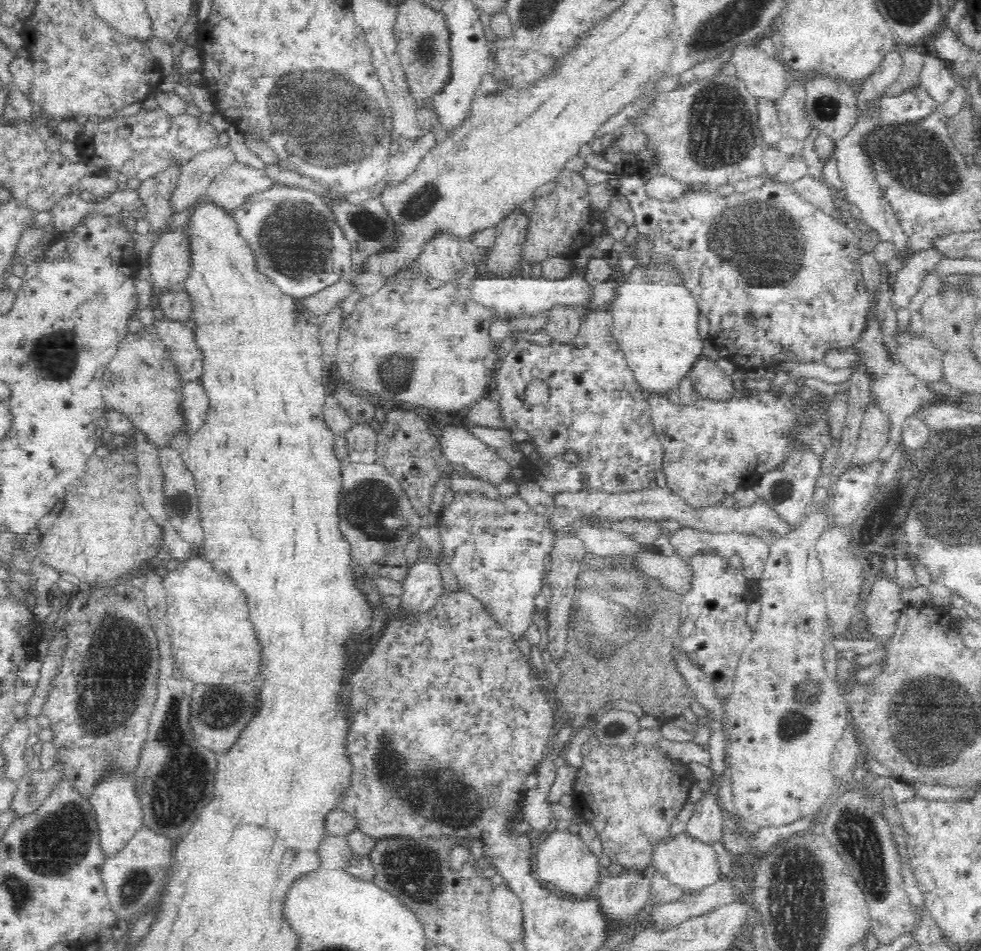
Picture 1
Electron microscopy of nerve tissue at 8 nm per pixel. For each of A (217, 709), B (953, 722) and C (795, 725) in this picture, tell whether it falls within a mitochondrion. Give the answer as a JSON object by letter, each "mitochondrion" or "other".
{"A":"mitochondrion","B":"mitochondrion","C":"mitochondrion"}

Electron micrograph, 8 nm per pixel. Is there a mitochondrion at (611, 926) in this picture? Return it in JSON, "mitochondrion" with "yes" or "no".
{"mitochondrion":"no"}

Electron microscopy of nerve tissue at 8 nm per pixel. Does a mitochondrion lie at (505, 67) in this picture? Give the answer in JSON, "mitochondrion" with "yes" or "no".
{"mitochondrion":"no"}

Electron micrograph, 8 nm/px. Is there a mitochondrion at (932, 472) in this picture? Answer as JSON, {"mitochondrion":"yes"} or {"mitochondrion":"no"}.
{"mitochondrion":"yes"}

